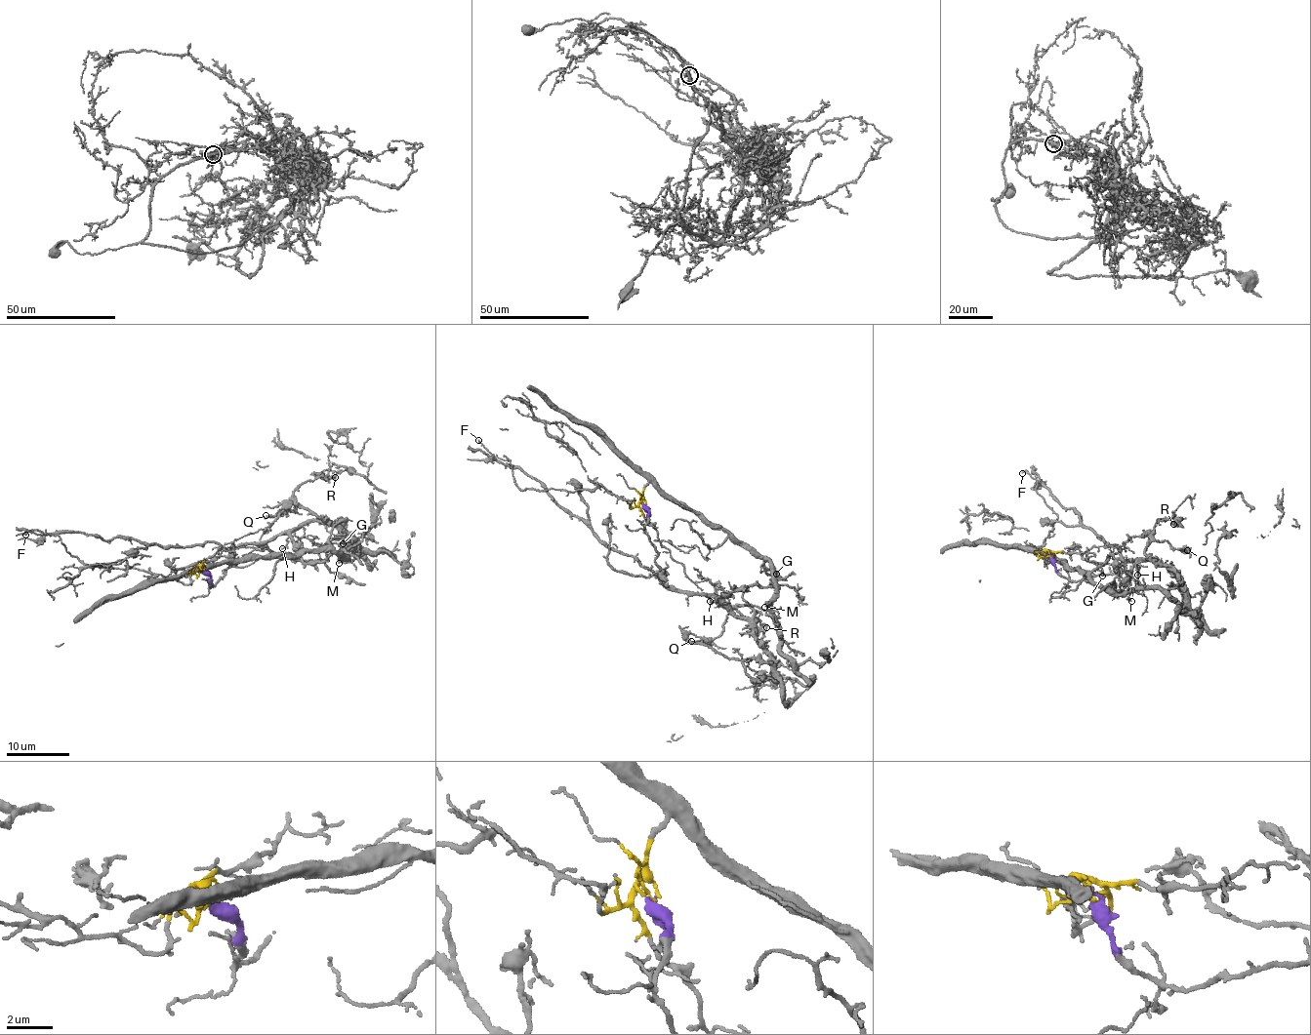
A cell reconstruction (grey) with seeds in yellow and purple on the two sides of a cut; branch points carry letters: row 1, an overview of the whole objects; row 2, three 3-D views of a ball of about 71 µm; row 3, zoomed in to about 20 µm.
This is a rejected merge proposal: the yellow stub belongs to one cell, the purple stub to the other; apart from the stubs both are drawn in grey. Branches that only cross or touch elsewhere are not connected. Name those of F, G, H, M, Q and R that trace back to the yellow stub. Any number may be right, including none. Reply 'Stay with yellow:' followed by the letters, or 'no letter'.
Stay with yellow: F, G, M

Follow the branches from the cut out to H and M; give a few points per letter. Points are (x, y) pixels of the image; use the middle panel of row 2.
H: (645, 504), (645, 525), (656, 547), (660, 580), (680, 590), (716, 597), (710, 600)
M: (645, 504), (642, 490), (654, 483), (670, 498), (684, 502), (758, 551), (775, 584), (772, 602), (764, 607)

